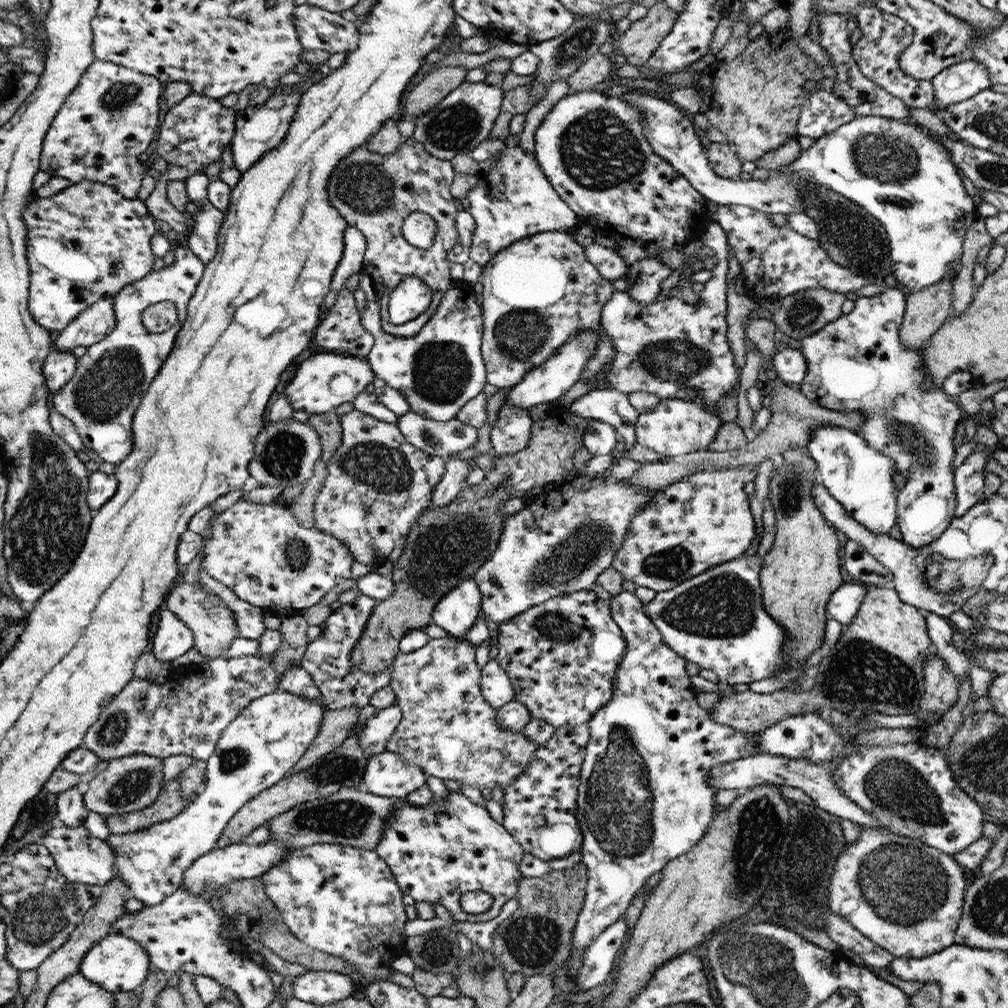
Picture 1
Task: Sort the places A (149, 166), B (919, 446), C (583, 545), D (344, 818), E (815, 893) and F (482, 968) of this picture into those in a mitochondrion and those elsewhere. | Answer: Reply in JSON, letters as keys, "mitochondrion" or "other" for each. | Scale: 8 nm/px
{"A":"other","B":"mitochondrion","C":"mitochondrion","D":"mitochondrion","E":"other","F":"mitochondrion"}

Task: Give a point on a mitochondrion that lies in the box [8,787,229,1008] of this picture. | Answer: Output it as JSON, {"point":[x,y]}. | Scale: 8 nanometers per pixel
{"point":[40,918]}

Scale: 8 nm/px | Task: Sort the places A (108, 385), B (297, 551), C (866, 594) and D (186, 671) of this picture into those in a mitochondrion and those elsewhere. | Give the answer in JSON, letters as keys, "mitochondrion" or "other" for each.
{"A":"mitochondrion","B":"mitochondrion","C":"other","D":"other"}

